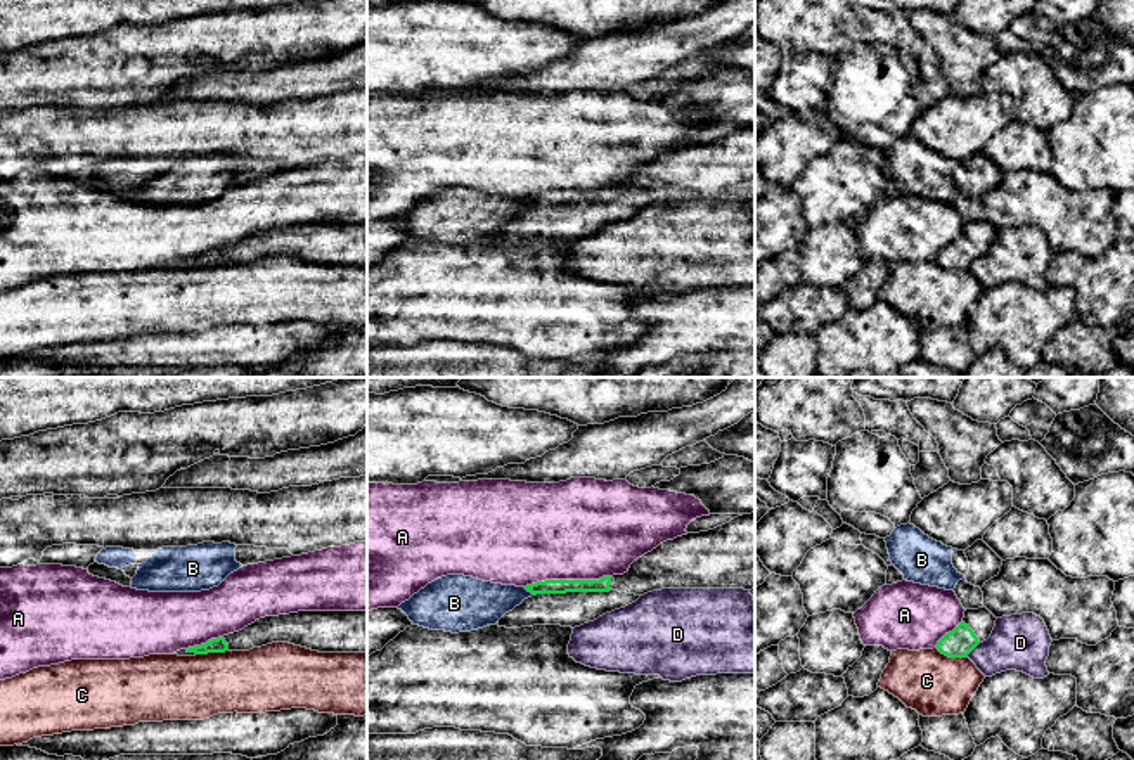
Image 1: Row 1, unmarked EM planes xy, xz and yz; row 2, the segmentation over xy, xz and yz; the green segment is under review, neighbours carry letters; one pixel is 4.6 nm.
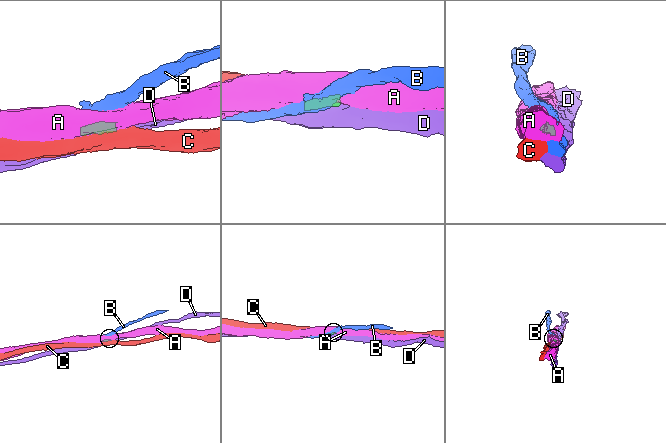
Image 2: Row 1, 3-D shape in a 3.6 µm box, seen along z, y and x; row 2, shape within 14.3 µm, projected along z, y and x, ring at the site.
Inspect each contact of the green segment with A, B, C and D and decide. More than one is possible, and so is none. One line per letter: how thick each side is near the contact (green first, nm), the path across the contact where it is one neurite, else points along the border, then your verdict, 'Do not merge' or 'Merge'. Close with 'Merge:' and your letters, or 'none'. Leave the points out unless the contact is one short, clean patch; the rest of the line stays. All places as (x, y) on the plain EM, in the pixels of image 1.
A: Thickness 60 nm (green) against 480 nm. Do not merge
B: Thickness 60 nm (green) against 220 nm. Boundary: xz (523, 199), (534, 206). Do not merge
C: Thickness 70 nm (green) against 300 nm. Do not merge
D: Thickness 140 nm (green) against 260 nm. Do not merge
Merge: none

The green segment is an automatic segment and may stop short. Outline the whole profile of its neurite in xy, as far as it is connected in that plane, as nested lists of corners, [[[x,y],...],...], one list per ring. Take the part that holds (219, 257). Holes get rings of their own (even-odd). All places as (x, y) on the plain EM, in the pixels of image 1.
[[[367,223],[265,229],[239,244],[189,260],[187,265],[249,263],[272,254],[289,254],[319,265],[367,265]]]

